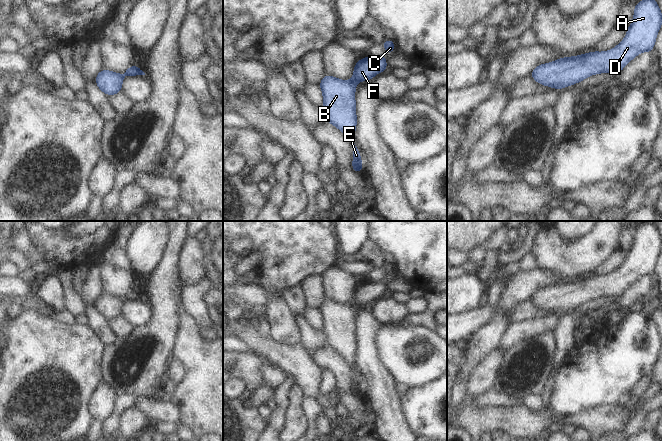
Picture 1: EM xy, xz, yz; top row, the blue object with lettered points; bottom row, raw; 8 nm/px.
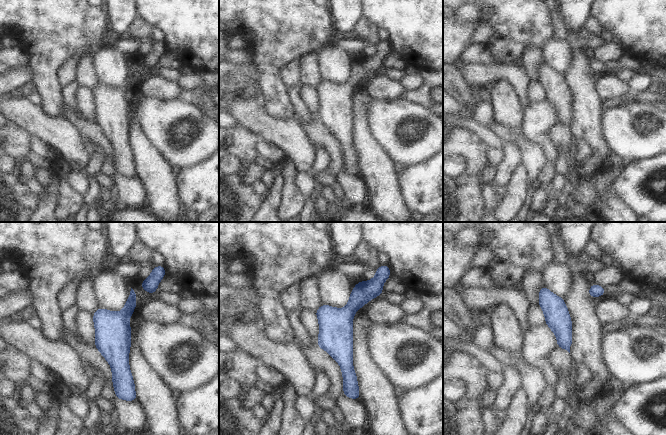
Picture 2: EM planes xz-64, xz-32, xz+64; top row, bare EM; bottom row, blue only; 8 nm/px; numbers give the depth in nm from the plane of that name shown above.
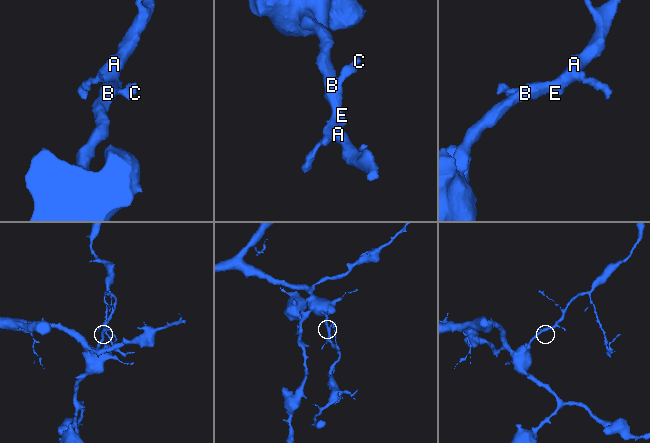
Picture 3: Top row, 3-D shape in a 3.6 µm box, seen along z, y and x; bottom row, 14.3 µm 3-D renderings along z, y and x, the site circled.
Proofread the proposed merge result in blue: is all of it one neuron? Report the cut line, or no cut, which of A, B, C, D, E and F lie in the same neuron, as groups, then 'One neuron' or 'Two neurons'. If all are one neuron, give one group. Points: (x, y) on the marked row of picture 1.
No split. Groups: A B C D E F. One neuron.

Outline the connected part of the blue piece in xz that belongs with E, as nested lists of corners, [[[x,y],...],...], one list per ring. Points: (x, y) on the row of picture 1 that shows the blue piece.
[[[366,56],[356,62],[353,77],[350,81],[325,74],[319,83],[323,93],[323,108],[327,123],[341,130],[350,141],[353,151],[351,169],[357,173],[361,173],[363,170],[363,163],[359,149],[355,144],[355,129],[357,125],[355,111],[356,84],[361,81],[370,81],[378,73],[387,71],[386,61],[385,56],[376,58]]]

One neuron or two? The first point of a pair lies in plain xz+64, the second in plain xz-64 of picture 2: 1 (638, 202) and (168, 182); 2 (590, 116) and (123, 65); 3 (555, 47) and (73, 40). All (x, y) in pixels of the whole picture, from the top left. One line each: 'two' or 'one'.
1: two
2: two
3: two

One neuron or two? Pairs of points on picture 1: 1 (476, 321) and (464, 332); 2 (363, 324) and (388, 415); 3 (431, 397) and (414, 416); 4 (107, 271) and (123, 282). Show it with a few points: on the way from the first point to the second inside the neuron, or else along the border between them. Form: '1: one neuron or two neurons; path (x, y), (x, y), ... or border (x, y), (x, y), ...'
1: one neuron; path (473, 323), (467, 329)
2: one neuron; path (366, 347), (366, 360), (378, 383), (380, 392)
3: one neuron; path (428, 402), (419, 411)
4: one neuron; path (111, 275), (119, 281)

